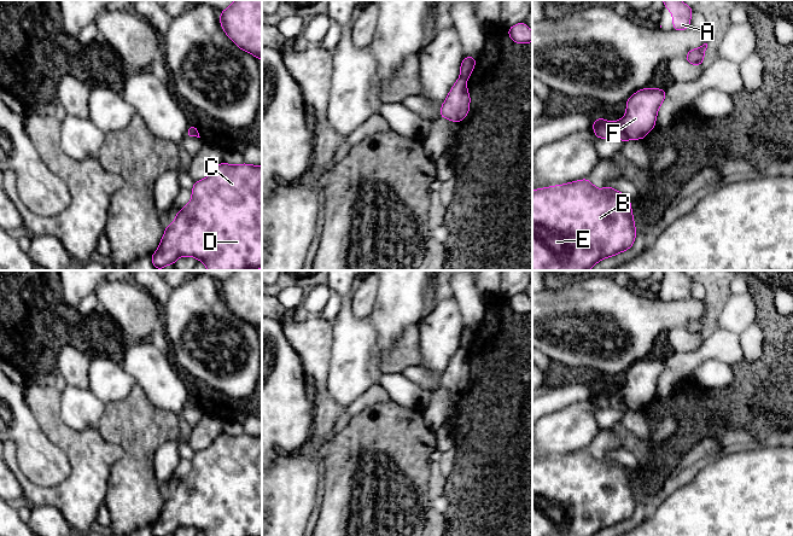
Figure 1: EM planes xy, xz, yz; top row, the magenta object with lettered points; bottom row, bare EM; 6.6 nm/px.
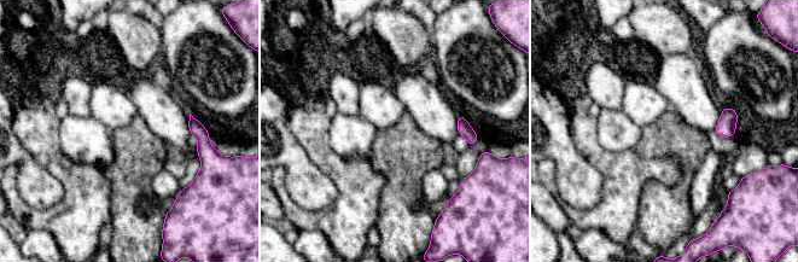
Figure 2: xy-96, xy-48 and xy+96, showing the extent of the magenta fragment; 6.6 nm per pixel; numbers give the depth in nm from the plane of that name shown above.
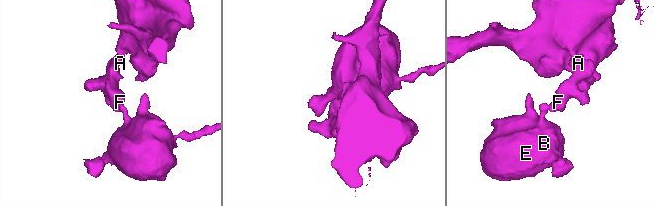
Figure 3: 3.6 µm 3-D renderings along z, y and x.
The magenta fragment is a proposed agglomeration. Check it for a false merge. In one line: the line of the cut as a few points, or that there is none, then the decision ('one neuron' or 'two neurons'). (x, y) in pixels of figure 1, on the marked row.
cut yz (612, 123), (610, 135); two neurons

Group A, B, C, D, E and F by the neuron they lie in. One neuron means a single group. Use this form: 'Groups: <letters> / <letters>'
Groups: A F / B C D E

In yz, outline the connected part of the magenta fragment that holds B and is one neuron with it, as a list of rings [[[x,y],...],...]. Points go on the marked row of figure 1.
[[[588,179],[532,191],[532,270],[589,270],[604,258],[630,249],[636,238],[630,199],[605,185],[597,190]]]

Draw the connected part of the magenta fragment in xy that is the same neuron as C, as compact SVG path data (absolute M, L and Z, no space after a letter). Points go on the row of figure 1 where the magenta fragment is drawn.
M222 162L208 177L194 181L191 191L189 203L177 211L175 221L165 227L161 244L151 256L152 264L161 270L182 256L193 256L202 261L208 270L262 269L262 165L229 165Z

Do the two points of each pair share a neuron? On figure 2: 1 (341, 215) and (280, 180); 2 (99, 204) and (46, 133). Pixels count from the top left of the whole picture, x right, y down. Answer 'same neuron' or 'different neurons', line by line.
1: same neuron
2: same neuron

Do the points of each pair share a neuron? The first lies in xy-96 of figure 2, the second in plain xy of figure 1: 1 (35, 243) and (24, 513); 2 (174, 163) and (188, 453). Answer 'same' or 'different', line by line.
1: different
2: same

